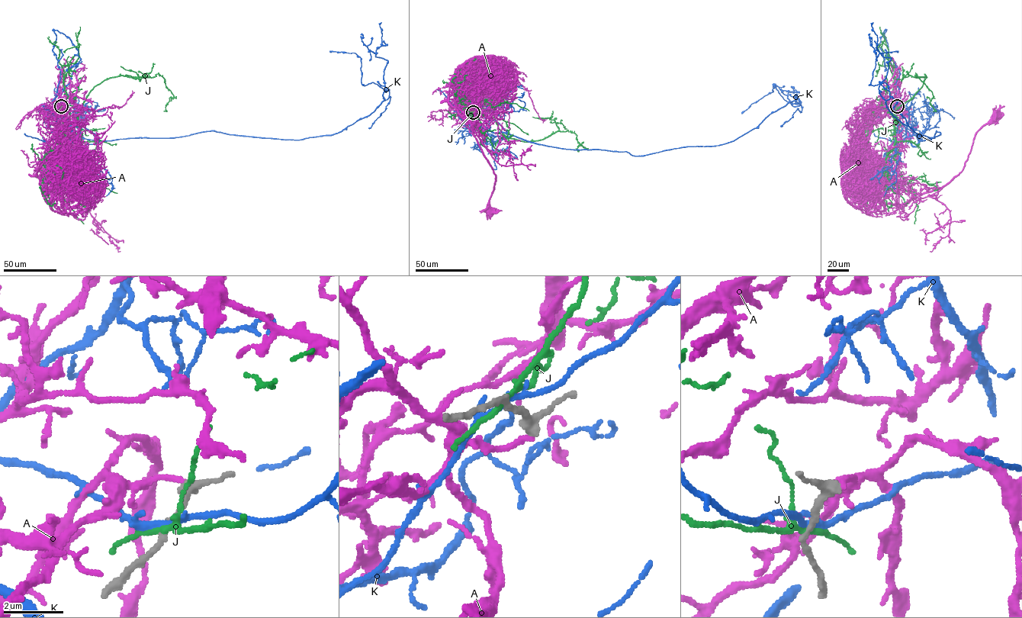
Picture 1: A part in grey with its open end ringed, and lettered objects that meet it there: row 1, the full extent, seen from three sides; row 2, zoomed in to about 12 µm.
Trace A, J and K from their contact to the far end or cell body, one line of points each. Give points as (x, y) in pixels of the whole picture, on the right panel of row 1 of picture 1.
A: (897, 106), (872, 124), (864, 143), (872, 162), (915, 194), (952, 181), (962, 168), (975, 135), (995, 114)
J: (896, 107), (886, 109), (895, 120), (895, 111), (926, 78), (916, 74), (931, 91), (933, 111)
K: (896, 107), (907, 107), (913, 146), (940, 134), (903, 123), (886, 84), (870, 83), (877, 56), (898, 51)

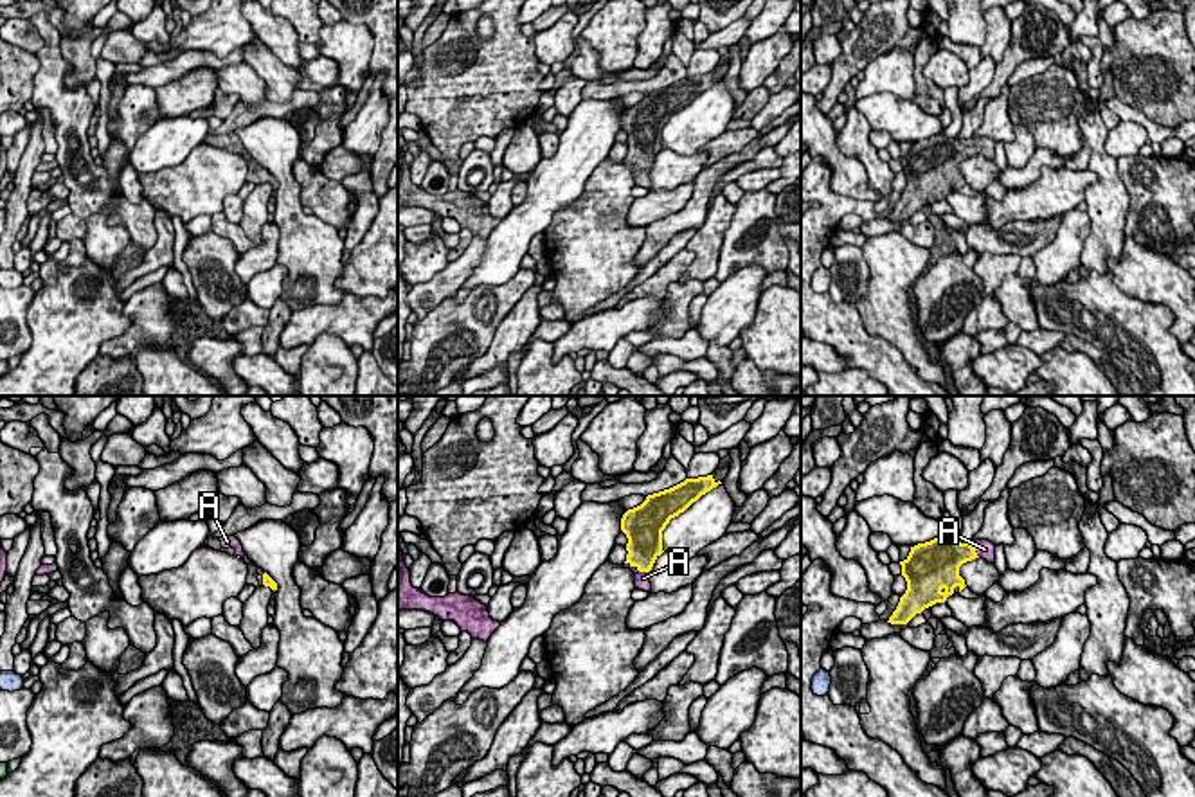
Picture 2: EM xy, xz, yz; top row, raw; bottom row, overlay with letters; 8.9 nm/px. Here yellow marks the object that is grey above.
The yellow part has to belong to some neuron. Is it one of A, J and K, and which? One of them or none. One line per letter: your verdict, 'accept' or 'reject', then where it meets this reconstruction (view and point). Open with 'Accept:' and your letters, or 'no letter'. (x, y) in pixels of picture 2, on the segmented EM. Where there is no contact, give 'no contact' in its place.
Accept: A
A: accept; contact xz (645, 571)
J: reject; no contact
K: reject; no contact

